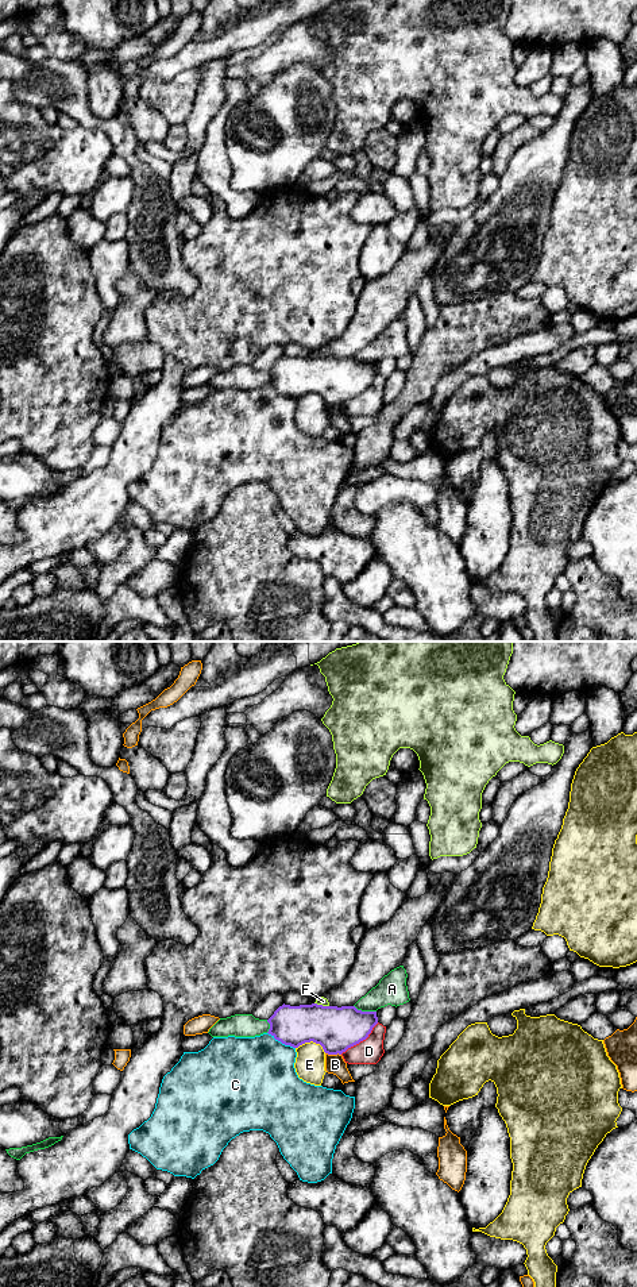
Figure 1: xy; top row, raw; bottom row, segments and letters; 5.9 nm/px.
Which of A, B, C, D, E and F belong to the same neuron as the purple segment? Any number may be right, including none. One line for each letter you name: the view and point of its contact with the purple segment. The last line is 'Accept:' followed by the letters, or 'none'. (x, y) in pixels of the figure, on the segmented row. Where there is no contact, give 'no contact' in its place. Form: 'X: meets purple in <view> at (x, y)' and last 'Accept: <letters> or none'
Accept: none

